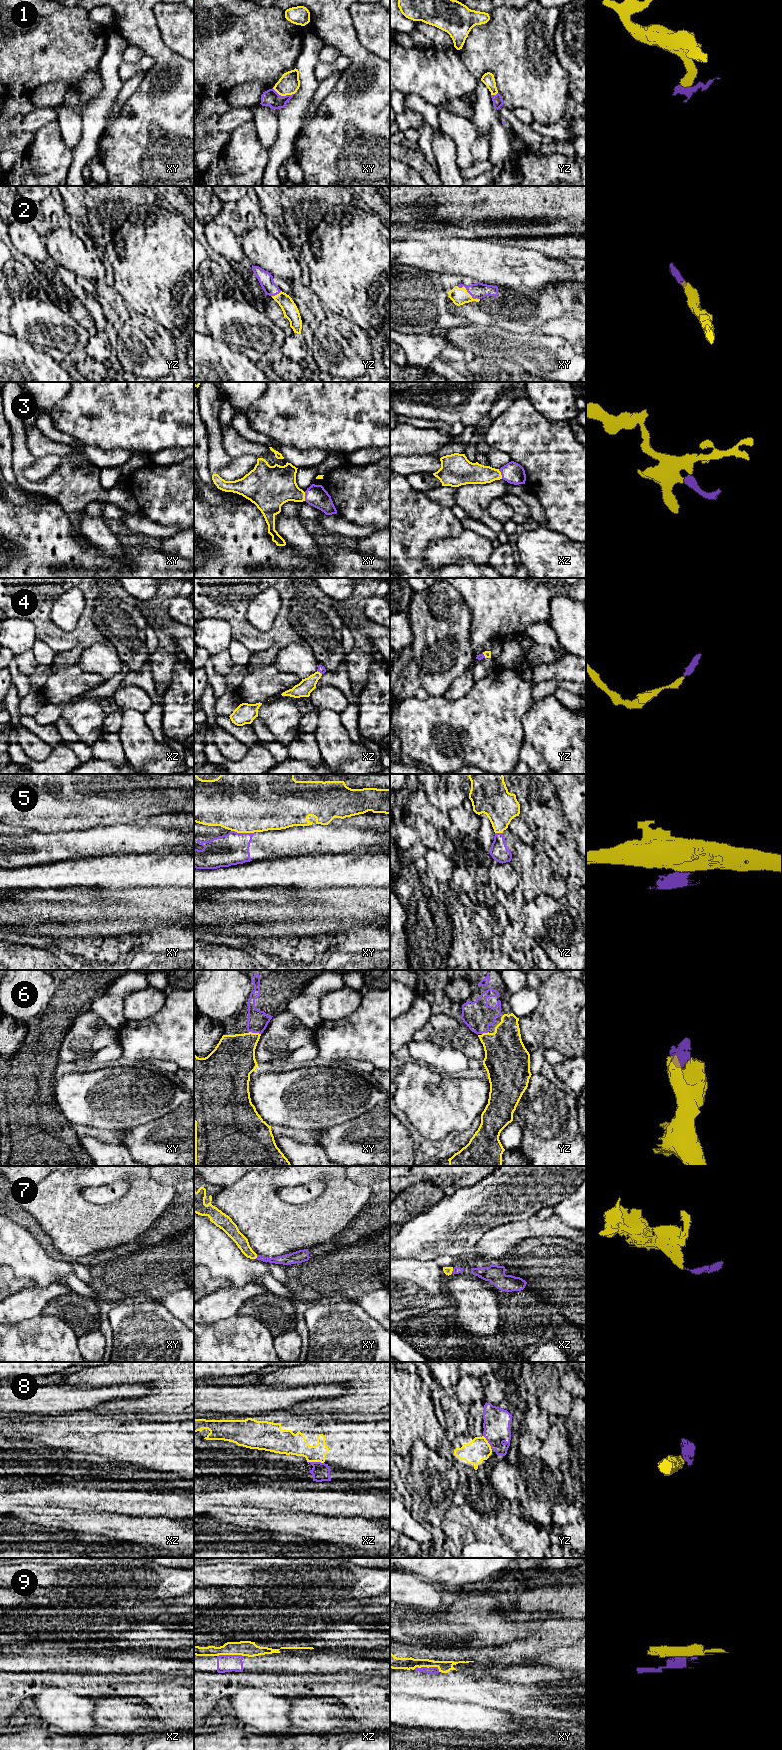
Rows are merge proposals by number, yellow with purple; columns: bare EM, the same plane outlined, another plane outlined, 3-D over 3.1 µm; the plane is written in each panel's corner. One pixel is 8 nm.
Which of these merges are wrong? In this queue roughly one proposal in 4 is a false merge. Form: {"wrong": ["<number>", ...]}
{"wrong": ["5", "8", "9"]}

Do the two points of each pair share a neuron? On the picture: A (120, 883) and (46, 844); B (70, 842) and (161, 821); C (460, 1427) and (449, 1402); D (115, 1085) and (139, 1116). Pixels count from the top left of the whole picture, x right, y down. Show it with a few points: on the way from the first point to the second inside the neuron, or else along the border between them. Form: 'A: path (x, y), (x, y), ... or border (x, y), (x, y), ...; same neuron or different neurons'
A: border (97, 855), (60, 859), (51, 862); different neurons
B: border (148, 823), (172, 831); different neurons
C: path (458, 1421), (452, 1408); same neuron
D: path (116, 1093), (131, 1108); same neuron

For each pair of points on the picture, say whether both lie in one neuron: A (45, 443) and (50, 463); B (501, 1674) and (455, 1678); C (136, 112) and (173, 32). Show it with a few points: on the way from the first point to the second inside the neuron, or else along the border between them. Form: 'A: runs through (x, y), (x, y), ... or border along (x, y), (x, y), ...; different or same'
A: border along (61, 458), (55, 455), (44, 455), (36, 459); different
B: border along (457, 1670), (476, 1678), (491, 1677), (495, 1681); different
C: border along (156, 24), (162, 40), (183, 57); different

